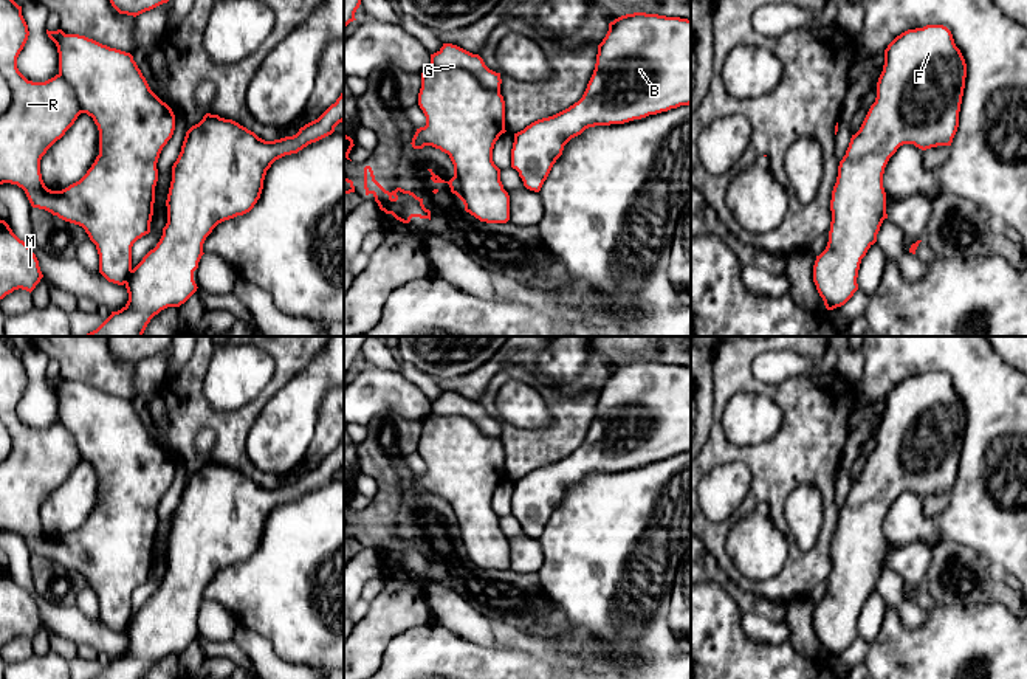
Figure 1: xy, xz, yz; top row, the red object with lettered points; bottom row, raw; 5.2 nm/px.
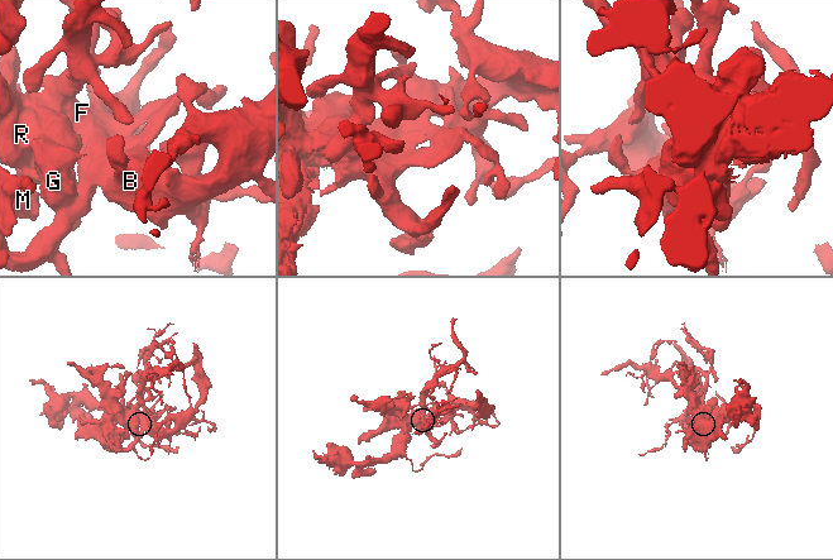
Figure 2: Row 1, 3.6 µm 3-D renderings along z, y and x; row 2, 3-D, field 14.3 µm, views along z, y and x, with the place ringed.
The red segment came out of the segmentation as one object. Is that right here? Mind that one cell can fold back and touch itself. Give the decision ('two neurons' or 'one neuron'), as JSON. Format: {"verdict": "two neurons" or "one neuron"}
{"verdict": "one neuron"}

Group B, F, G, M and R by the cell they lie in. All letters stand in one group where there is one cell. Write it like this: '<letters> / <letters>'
B F G M R

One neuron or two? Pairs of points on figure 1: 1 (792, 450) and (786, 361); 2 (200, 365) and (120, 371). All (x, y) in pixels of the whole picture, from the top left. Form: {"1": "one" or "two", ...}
{"1": "two", "2": "two"}

